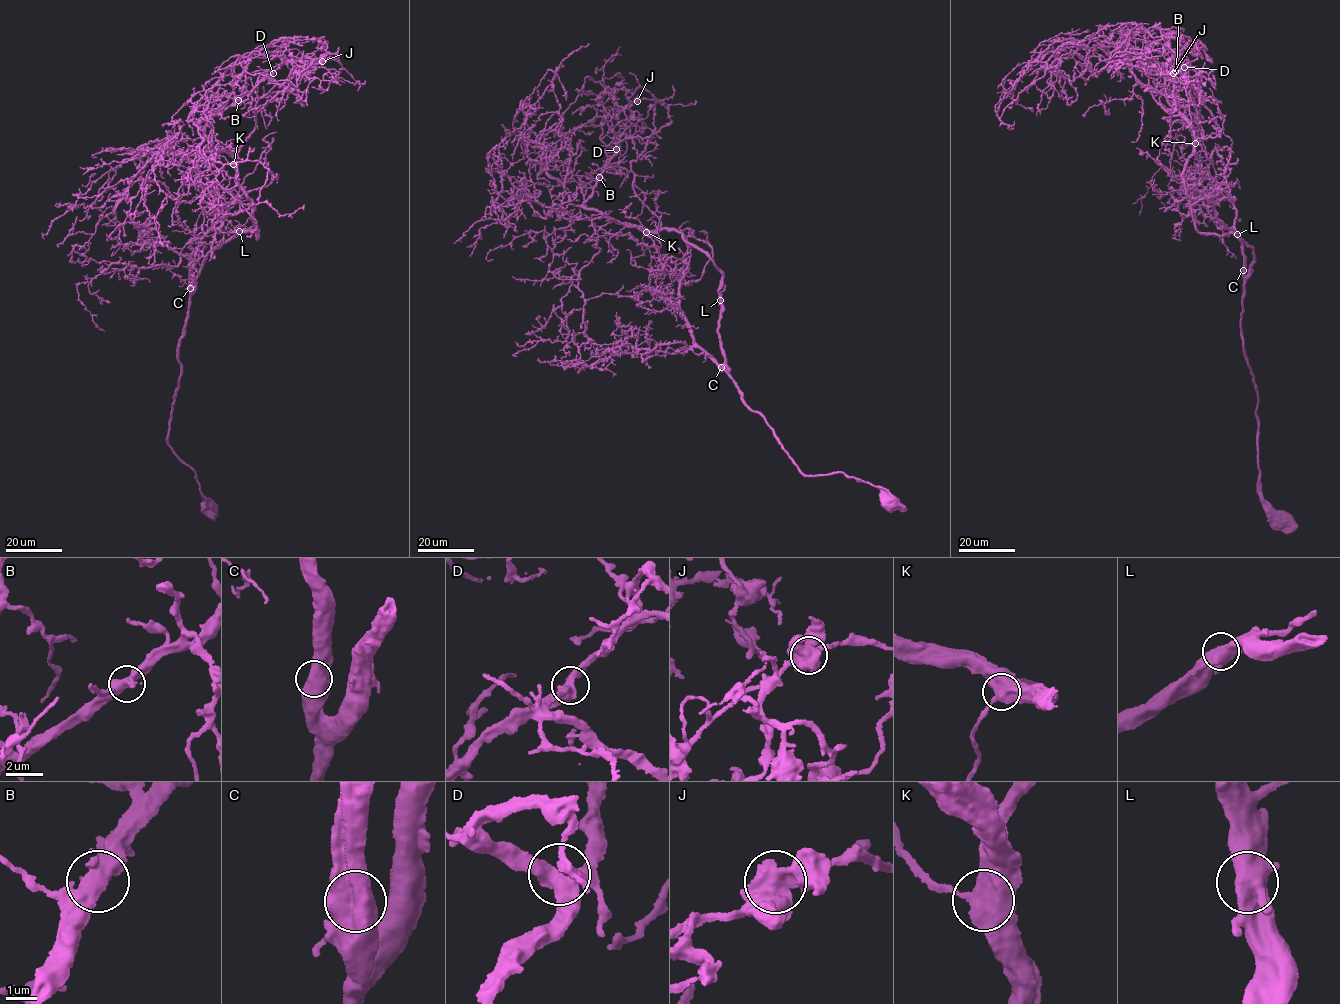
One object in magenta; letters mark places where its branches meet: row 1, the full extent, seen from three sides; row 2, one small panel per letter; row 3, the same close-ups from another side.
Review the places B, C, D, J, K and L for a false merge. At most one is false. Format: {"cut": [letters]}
{"cut": ["J"]}

